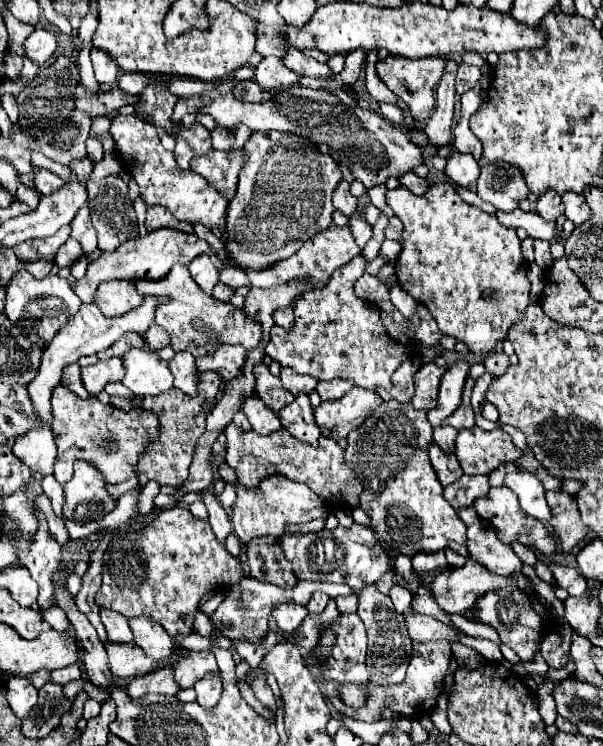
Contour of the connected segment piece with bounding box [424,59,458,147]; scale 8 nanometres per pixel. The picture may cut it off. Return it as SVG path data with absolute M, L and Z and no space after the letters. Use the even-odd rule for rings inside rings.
M448 59L442 81L436 89L436 109L428 119L424 131L436 147L442 147L452 141L452 117L454 117L454 79L456 79L458 63Z

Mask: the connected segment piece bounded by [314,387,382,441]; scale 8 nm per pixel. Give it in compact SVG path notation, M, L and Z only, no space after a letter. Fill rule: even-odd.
M354 387L342 399L322 401L314 409L314 417L322 429L322 435L338 441L352 429L360 427L360 423L364 423L364 419L368 419L368 415L372 415L380 403L382 399L374 391Z

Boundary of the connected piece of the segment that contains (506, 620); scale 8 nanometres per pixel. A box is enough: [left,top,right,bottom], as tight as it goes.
[476,589,544,661]

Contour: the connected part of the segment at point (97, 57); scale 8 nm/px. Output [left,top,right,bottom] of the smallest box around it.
[92,49,120,83]

